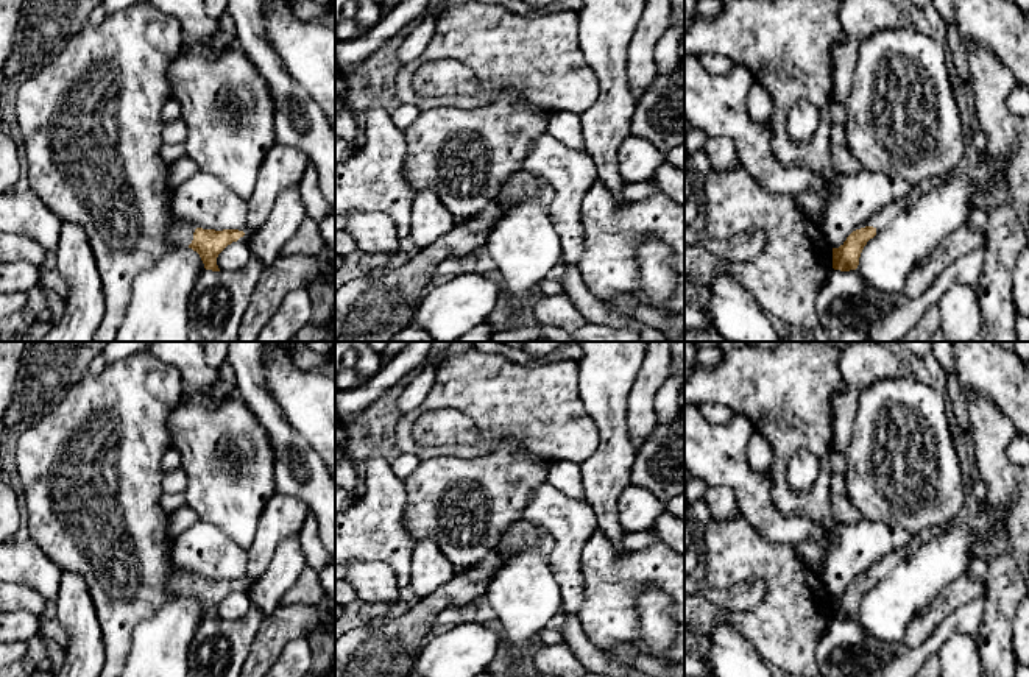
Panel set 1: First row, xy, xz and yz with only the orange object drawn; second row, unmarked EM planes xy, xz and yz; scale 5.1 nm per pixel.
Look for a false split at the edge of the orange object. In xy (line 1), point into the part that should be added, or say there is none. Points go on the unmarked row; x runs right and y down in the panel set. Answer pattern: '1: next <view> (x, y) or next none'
1: next xy (180, 584)

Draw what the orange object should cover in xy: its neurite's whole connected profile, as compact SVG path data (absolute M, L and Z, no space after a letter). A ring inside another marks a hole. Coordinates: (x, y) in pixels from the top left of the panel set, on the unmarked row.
M172 562L172 571L167 579L167 590L173 596L189 596L196 601L206 619L220 621L217 615L218 604L232 591L248 593L254 580L243 576L240 579L203 579L190 572L178 571Z

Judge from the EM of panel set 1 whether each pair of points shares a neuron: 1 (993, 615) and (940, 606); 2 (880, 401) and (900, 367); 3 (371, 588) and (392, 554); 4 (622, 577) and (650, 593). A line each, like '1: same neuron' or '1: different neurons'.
1: different neurons
2: different neurons
3: different neurons
4: different neurons

